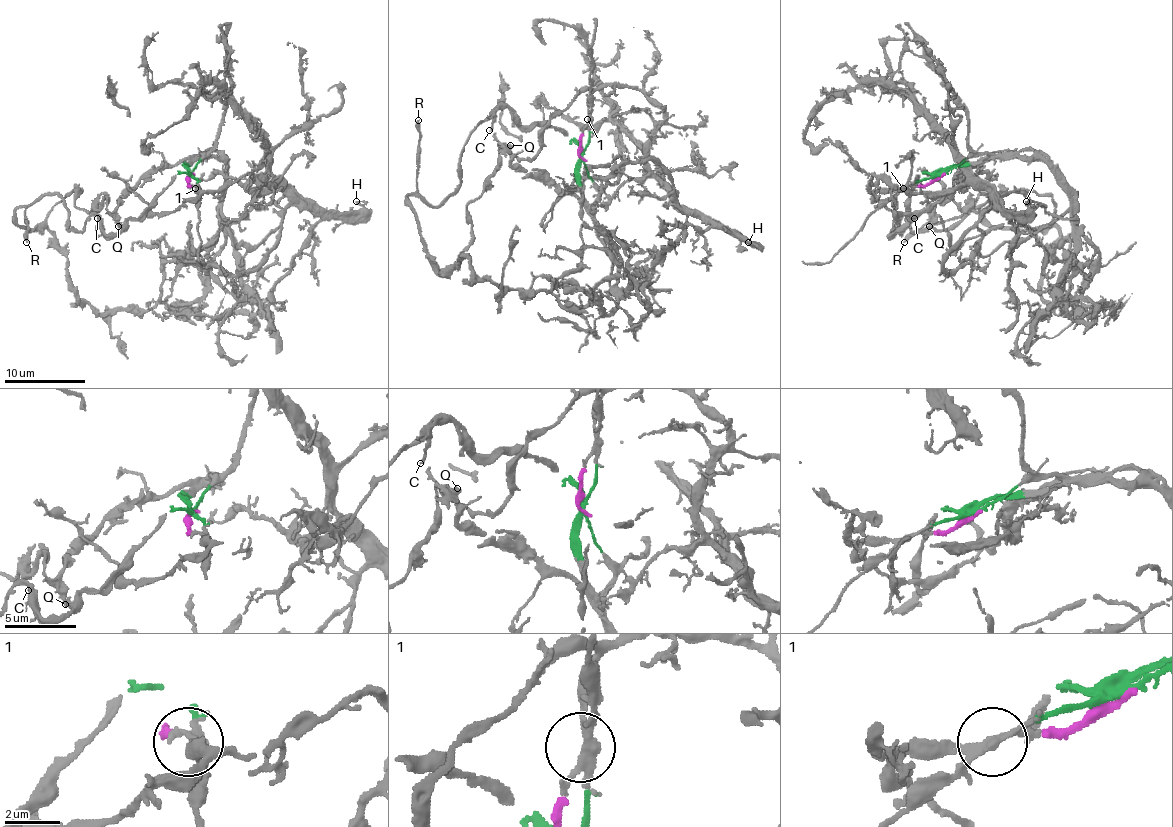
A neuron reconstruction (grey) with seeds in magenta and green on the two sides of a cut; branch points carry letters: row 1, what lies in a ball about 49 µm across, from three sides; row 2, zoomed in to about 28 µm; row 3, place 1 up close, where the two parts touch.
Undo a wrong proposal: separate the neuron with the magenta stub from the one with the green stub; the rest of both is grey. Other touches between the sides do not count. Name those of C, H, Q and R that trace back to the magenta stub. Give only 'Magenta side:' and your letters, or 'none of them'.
Magenta side: H

